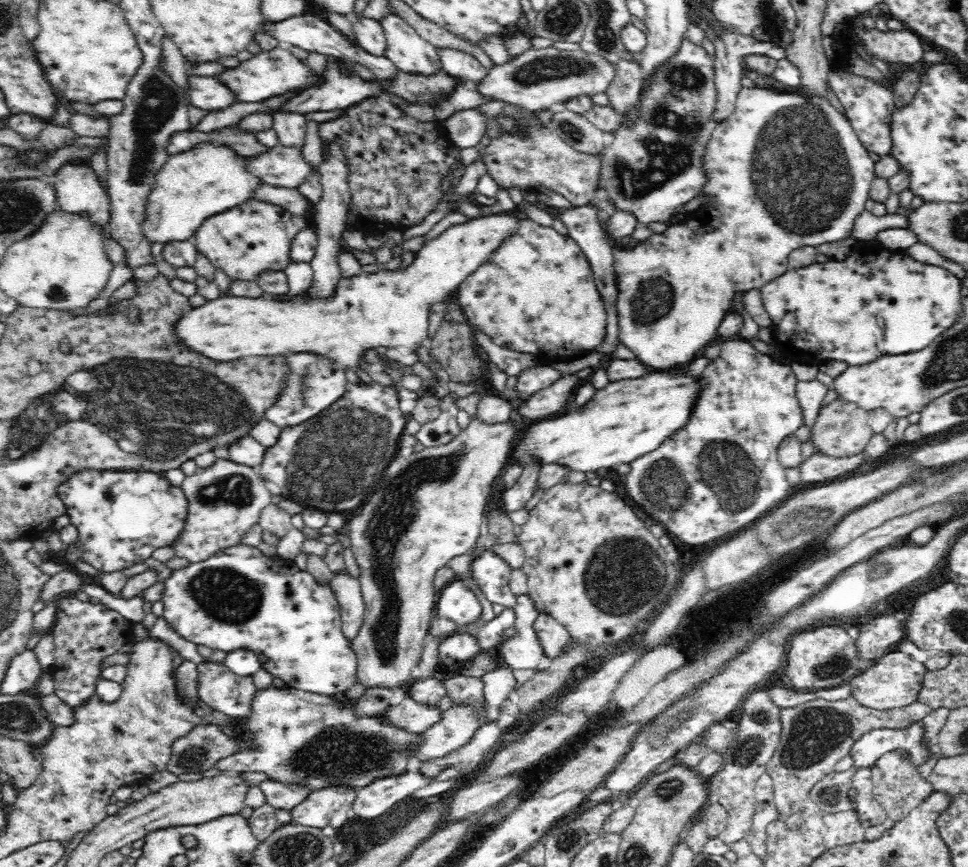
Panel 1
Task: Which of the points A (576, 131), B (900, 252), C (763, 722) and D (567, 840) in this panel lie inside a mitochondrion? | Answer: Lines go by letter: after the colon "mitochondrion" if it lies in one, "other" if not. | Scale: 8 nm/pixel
A: mitochondrion
B: other
C: mitochondrion
D: mitochondrion

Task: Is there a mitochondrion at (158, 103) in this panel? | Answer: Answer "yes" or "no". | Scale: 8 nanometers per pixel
yes

